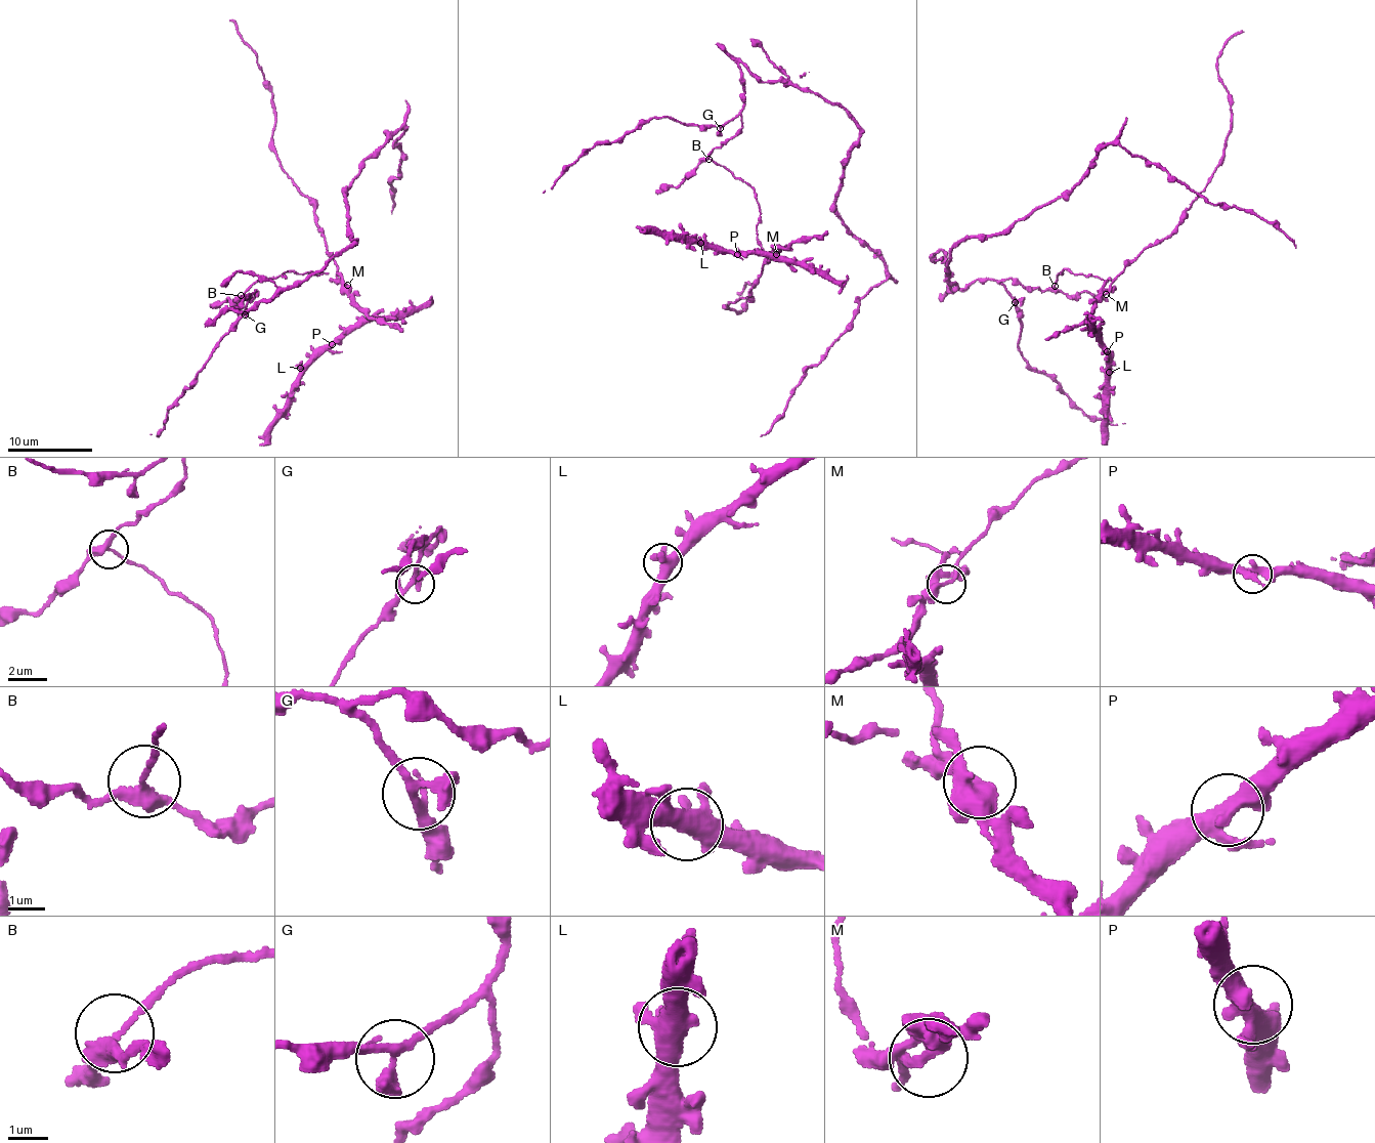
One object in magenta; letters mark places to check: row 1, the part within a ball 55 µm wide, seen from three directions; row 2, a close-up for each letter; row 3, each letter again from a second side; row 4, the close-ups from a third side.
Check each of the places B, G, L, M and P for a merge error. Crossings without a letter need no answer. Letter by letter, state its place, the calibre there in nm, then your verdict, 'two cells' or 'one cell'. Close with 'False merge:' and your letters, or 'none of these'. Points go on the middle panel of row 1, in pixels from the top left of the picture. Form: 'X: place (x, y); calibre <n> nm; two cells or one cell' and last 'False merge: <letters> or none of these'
B: place (709, 159); calibre 280 nm; two cells
G: place (720, 128); calibre 240 nm; one cell
L: place (700, 243); calibre 460 nm; one cell
M: place (776, 254); calibre 340 nm; two cells
P: place (737, 254); calibre 360 nm; one cell
False merge: B, M

